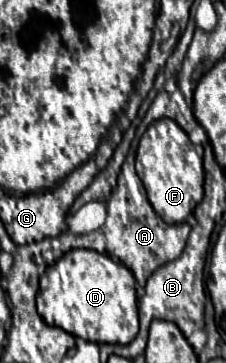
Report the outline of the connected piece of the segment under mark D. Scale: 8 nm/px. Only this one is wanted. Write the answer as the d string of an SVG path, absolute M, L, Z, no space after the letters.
M74 248L46 268L36 296L40 316L68 334L98 344L128 344L138 334L136 280L130 268L96 250Z

